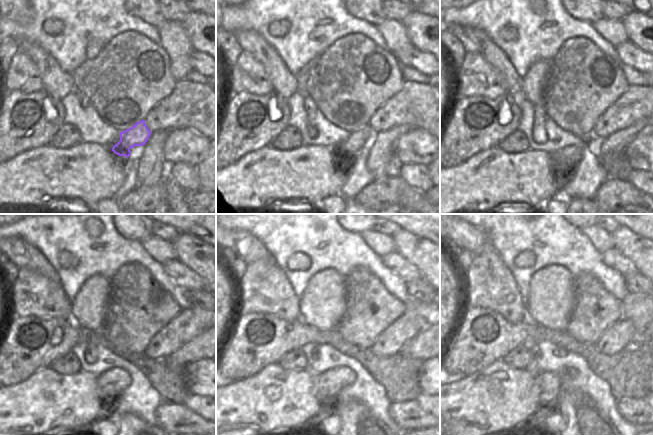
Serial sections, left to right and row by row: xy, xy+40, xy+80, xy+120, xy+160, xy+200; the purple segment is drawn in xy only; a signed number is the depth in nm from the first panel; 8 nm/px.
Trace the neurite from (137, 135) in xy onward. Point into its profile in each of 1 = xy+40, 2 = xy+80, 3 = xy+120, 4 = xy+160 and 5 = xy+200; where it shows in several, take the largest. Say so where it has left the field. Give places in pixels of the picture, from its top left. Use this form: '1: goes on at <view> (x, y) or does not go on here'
1: goes on at xy+40 (343, 156)
2: goes on at xy+80 (563, 159)
3: goes on at xy+120 (110, 383)
4: goes on at xy+160 (327, 386)
5: goes on at xy+200 (547, 386)

